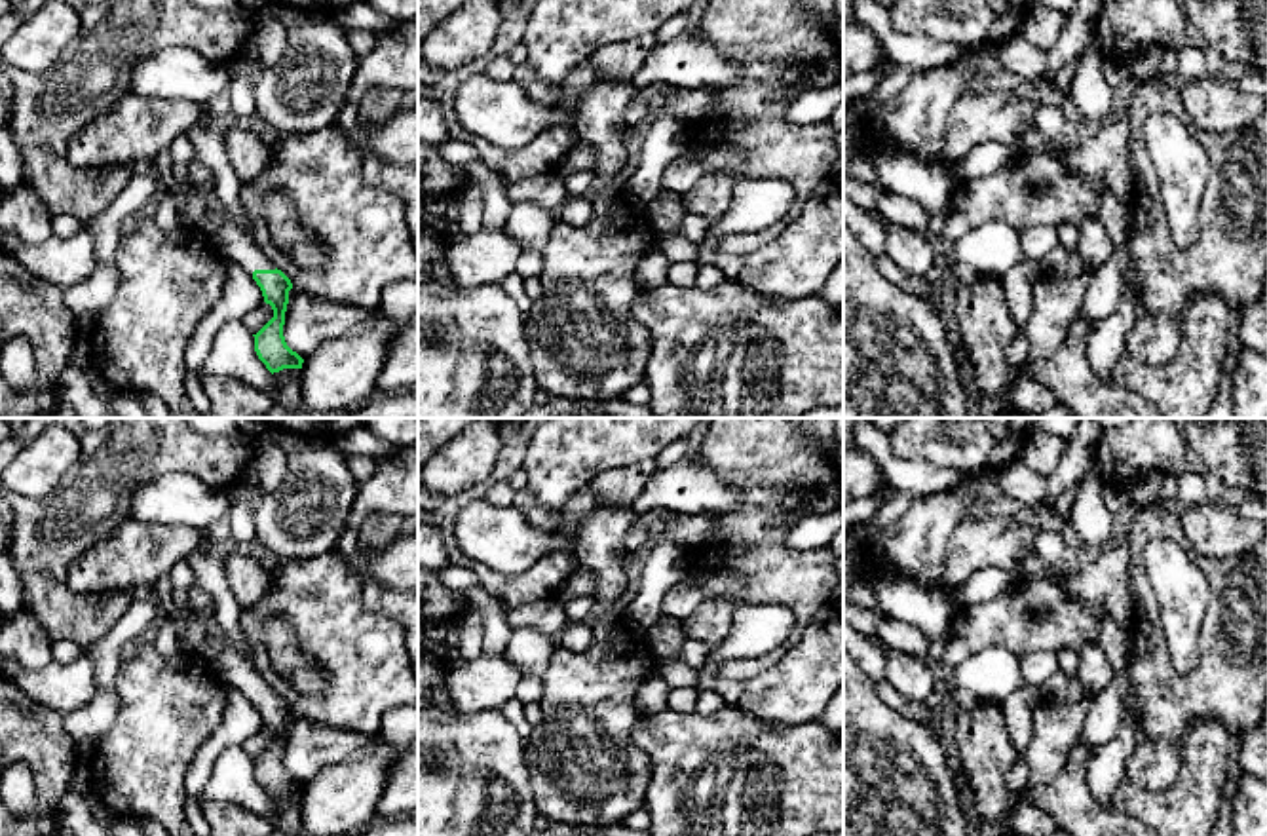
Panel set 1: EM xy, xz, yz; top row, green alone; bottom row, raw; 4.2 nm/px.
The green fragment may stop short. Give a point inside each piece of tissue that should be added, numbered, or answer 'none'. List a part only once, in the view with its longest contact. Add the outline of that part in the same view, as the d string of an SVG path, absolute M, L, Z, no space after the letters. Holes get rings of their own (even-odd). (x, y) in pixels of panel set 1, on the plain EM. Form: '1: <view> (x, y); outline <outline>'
1: xy (228, 664); outline M188 585L190 606L198 612L203 627L203 642L215 646L215 654L205 659L207 667L224 686L239 690L251 703L255 695L275 695L275 690L260 676L253 663L230 642L217 621L213 597L199 585Z

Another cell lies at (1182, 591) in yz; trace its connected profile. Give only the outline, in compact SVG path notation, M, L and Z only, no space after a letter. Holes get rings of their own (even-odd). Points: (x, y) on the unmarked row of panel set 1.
M1155 538L1144 547L1144 564L1176 671L1183 673L1189 659L1197 667L1199 631L1212 598L1210 580L1166 538Z

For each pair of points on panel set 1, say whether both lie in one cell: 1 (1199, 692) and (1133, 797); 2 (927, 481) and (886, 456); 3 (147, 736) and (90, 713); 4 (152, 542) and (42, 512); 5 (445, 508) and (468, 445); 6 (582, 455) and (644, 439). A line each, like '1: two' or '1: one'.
1: two
2: one
3: two
4: two
5: two
6: one

